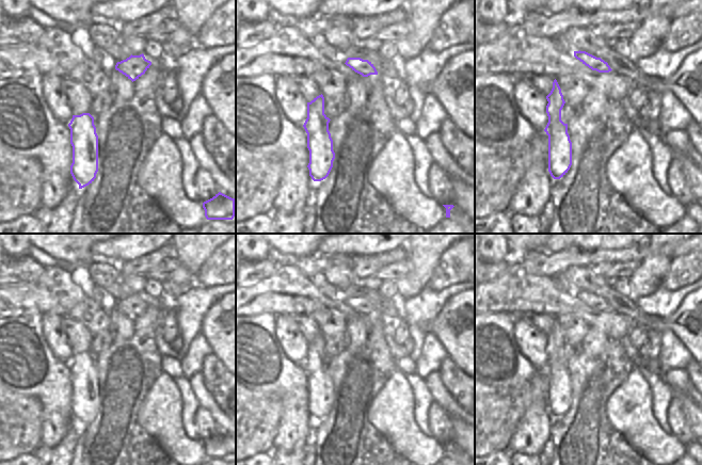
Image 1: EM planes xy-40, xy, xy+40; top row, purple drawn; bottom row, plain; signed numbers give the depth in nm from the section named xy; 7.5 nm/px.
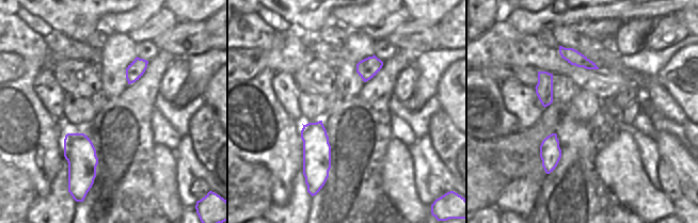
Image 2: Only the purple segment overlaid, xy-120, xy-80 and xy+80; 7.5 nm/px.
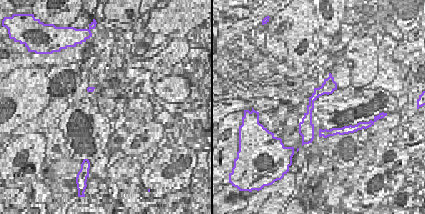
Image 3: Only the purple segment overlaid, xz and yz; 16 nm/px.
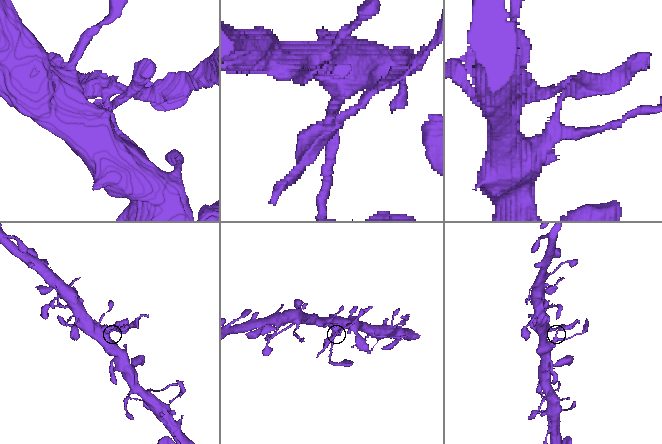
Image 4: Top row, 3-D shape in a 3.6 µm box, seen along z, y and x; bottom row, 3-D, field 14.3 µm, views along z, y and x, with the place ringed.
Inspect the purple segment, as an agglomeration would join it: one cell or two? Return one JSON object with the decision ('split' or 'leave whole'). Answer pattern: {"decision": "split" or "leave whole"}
{"decision": "split"}

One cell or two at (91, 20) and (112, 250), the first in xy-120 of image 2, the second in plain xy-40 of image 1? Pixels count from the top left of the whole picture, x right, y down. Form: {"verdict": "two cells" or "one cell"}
{"verdict": "two cells"}

